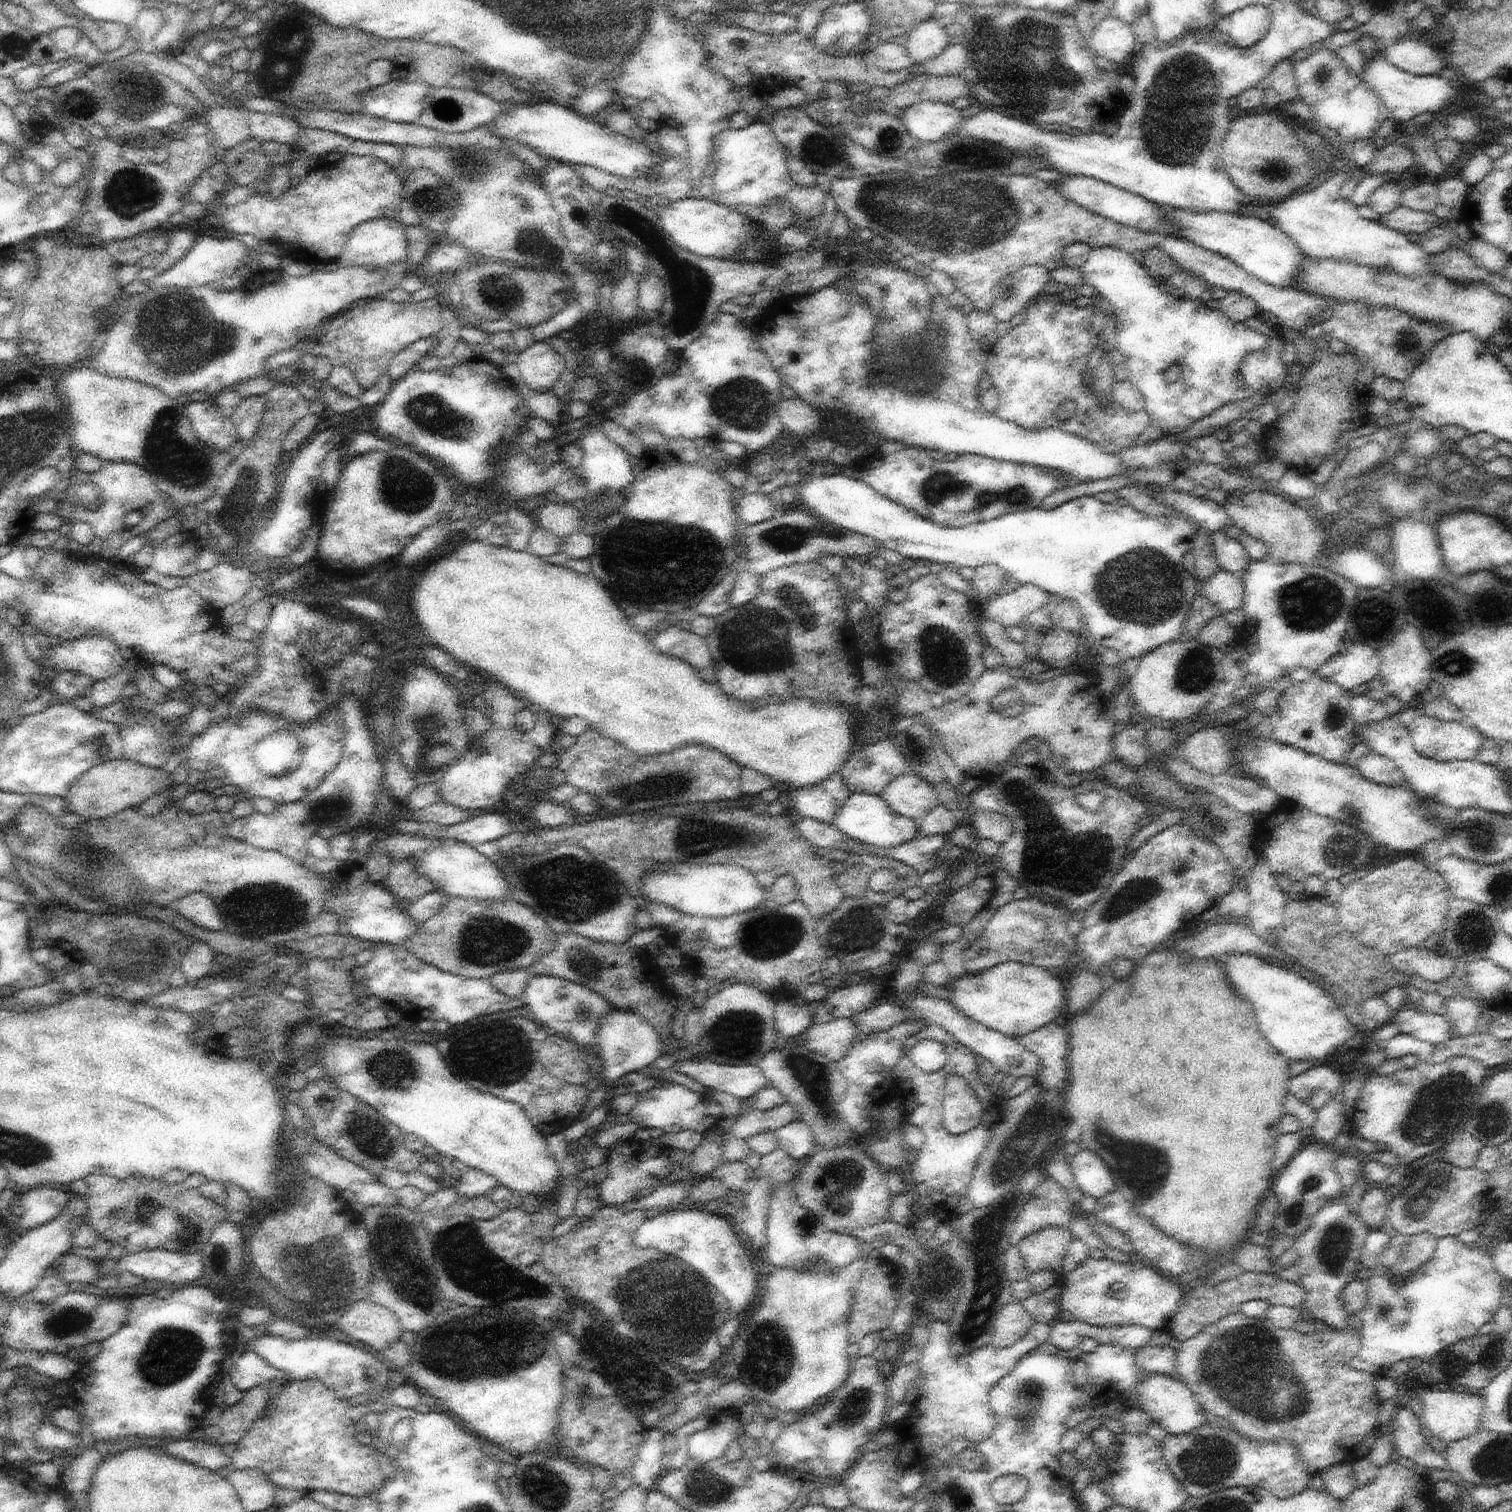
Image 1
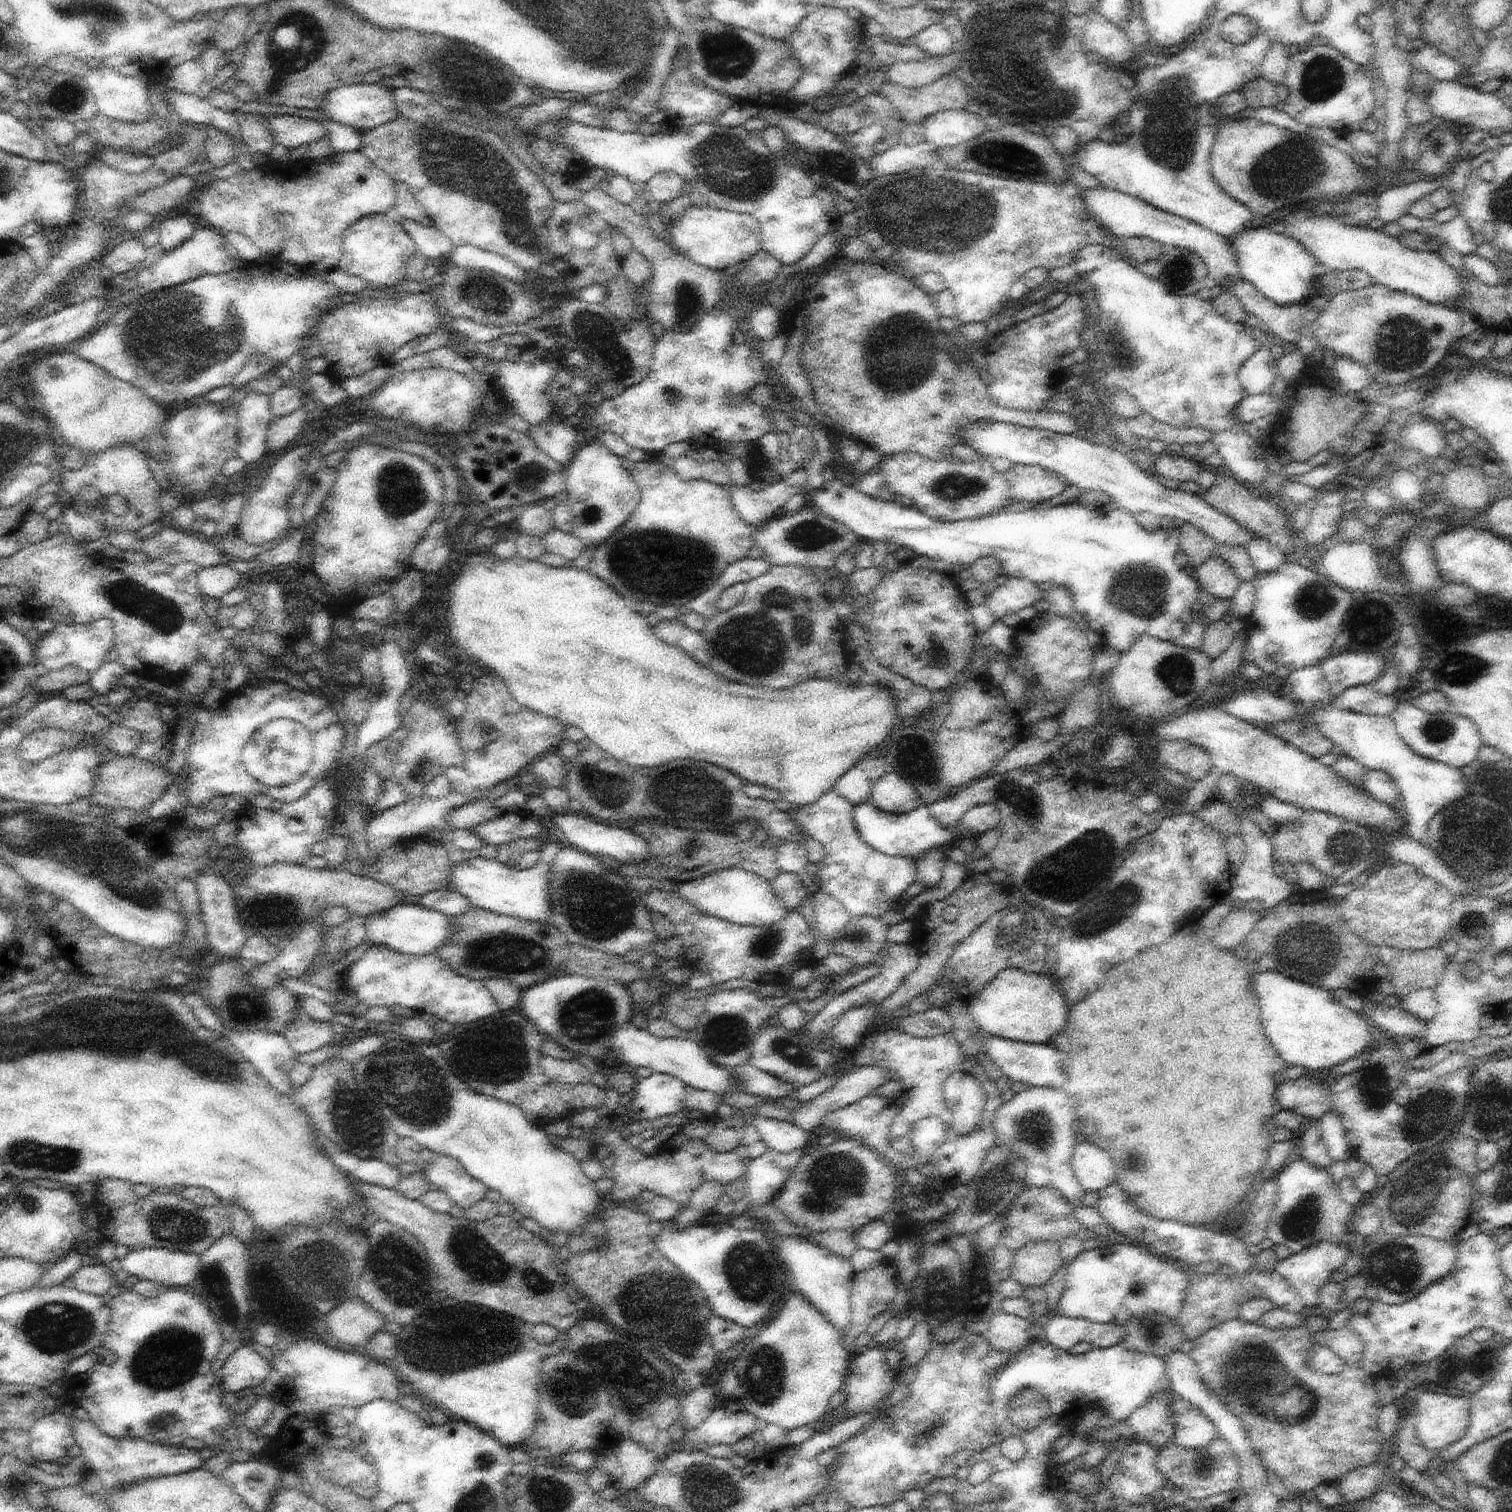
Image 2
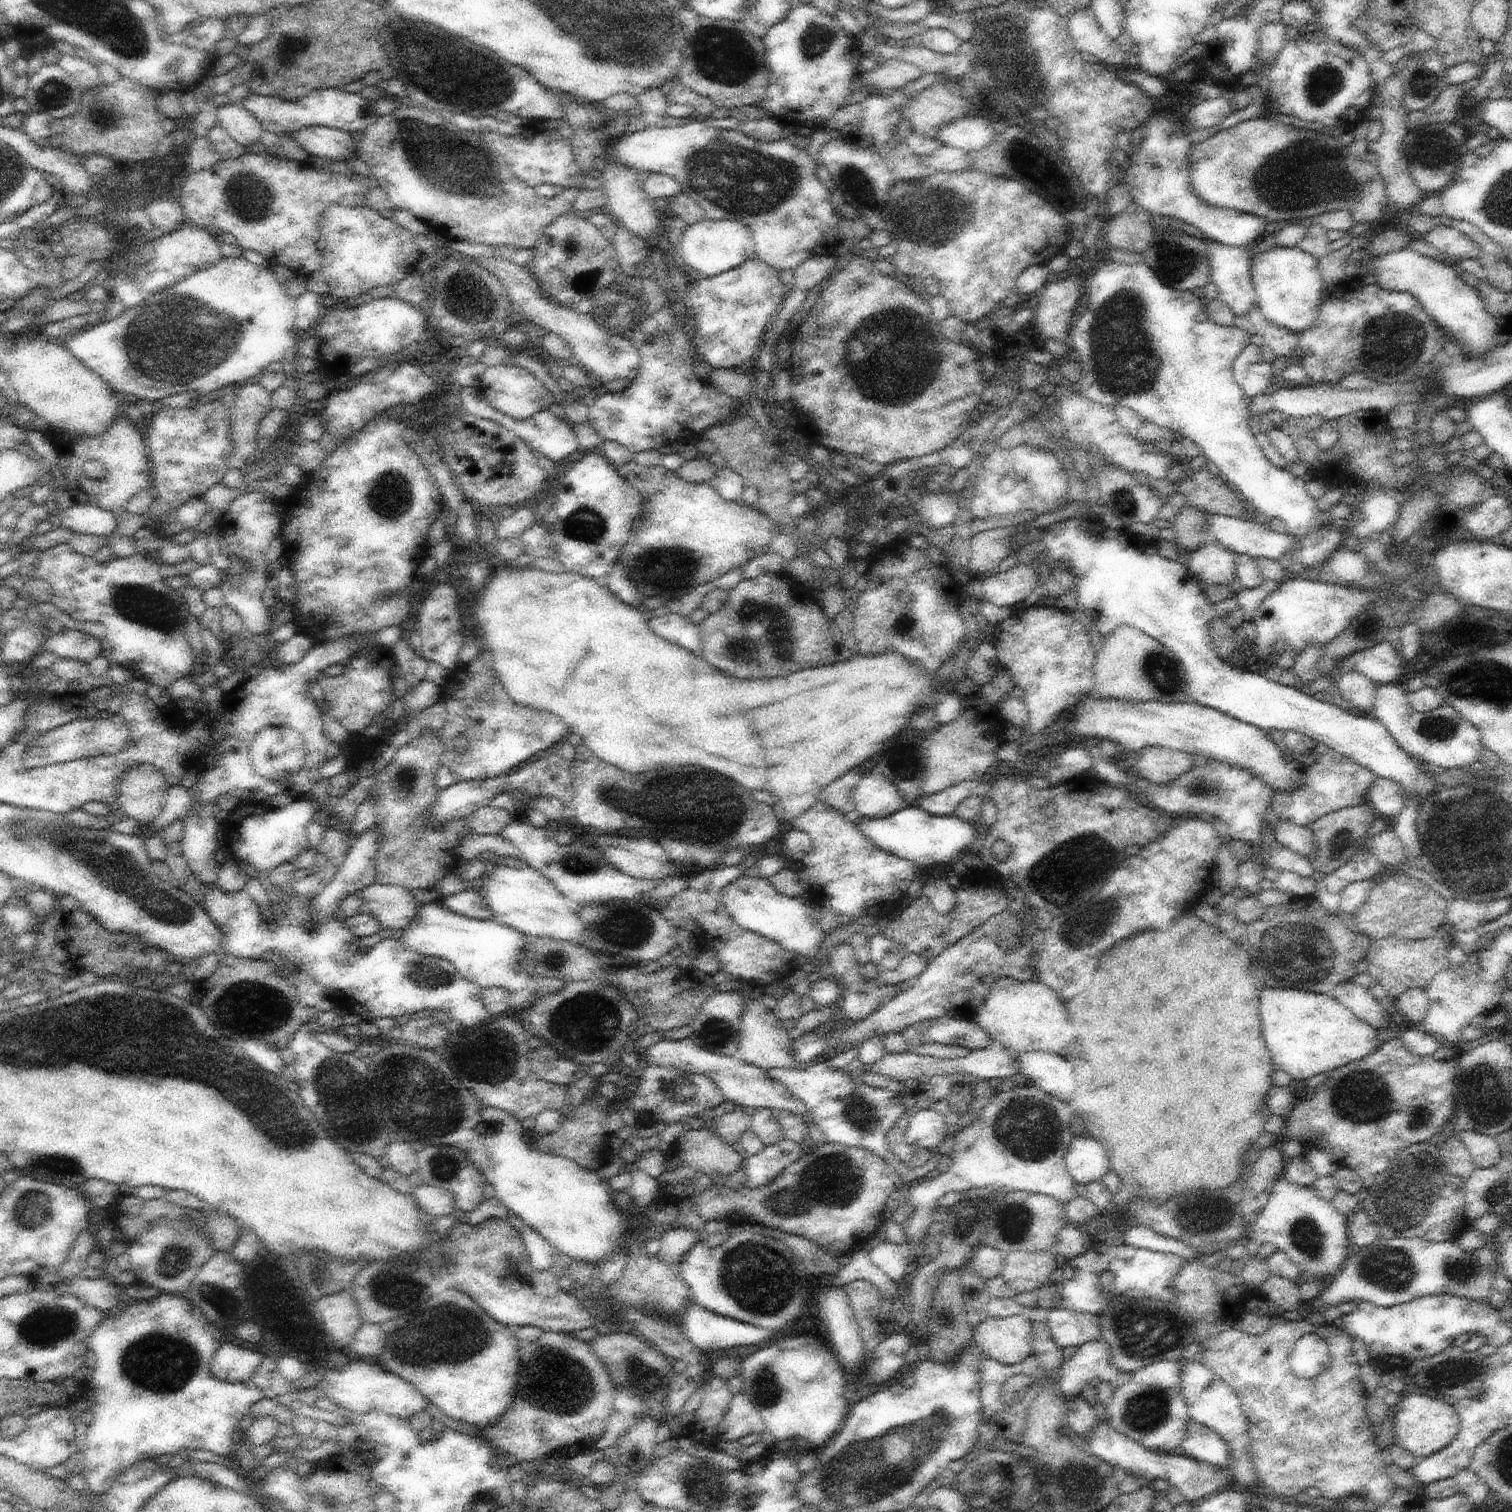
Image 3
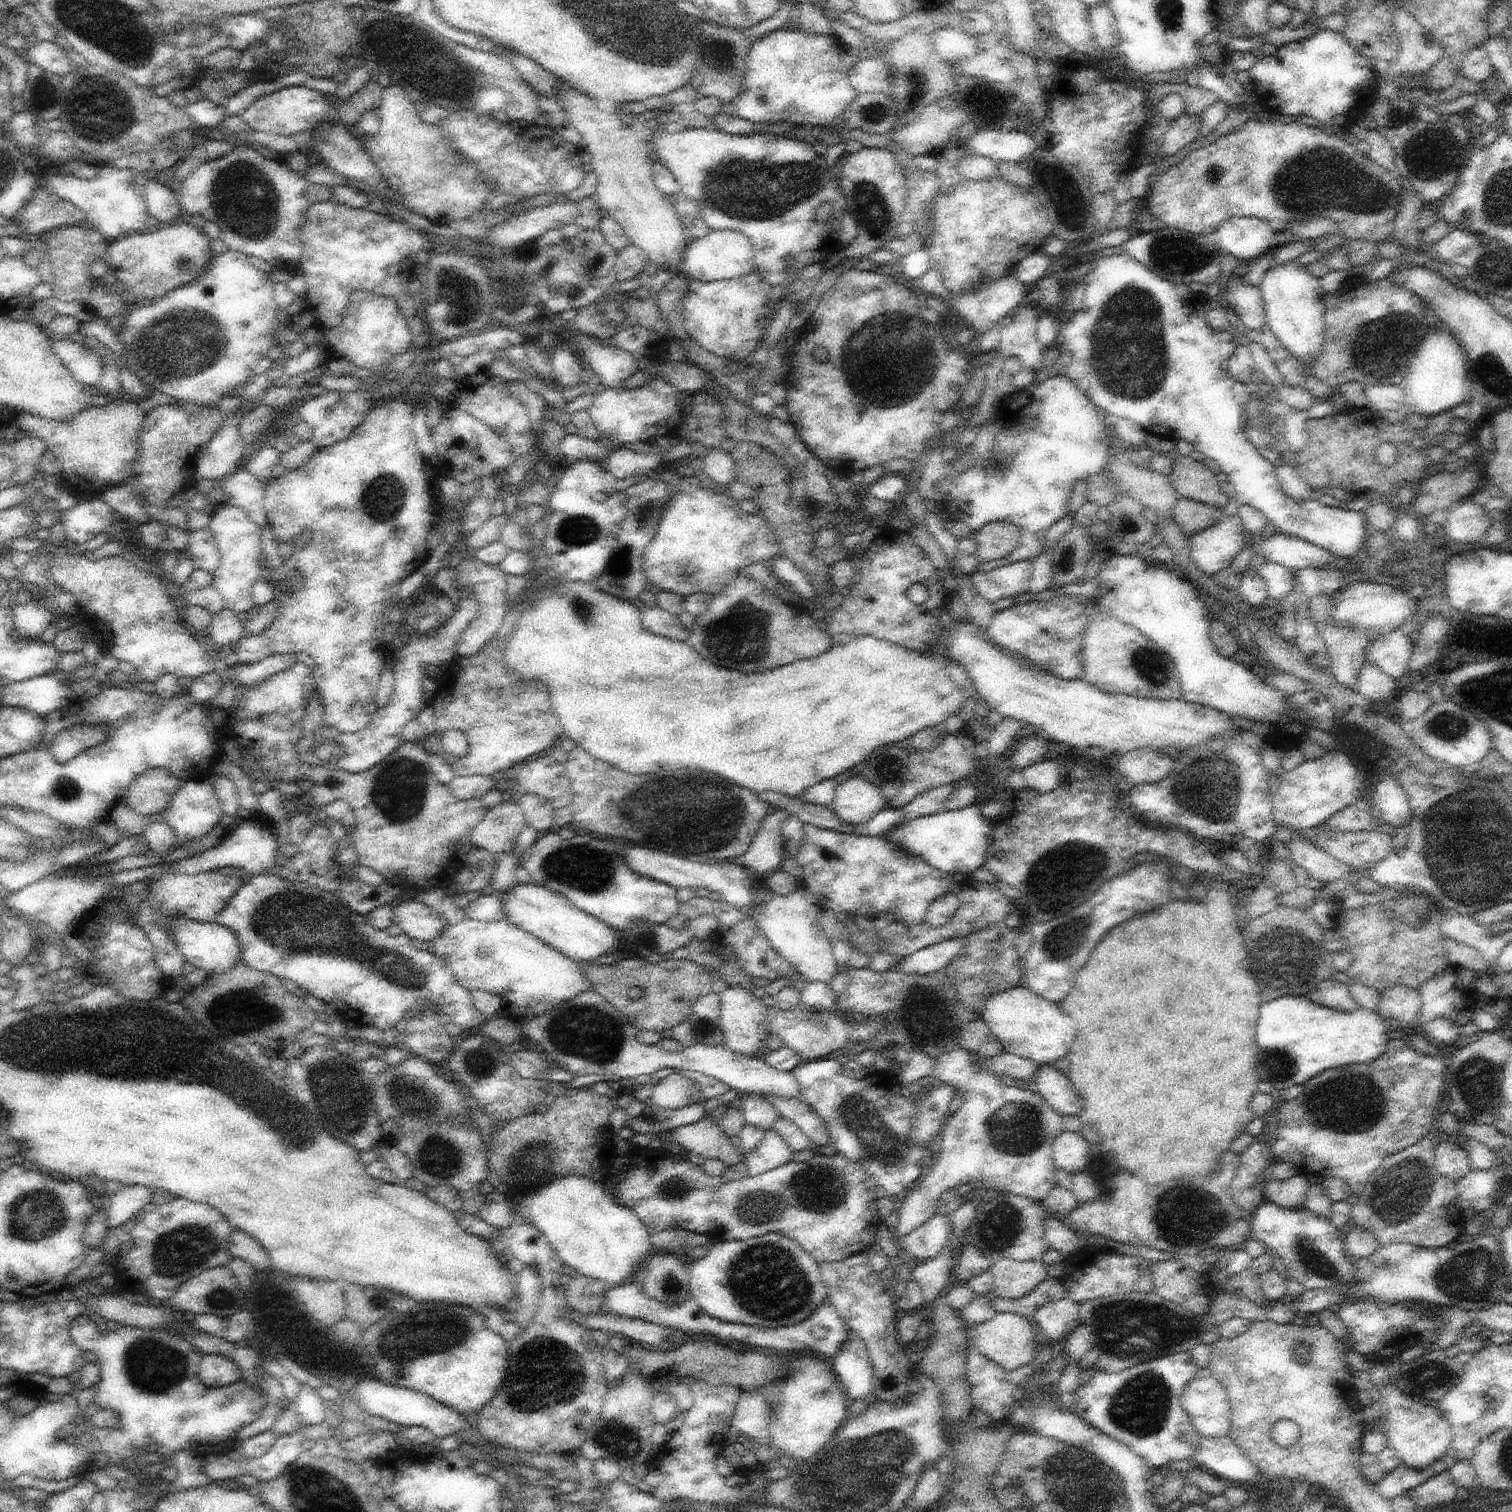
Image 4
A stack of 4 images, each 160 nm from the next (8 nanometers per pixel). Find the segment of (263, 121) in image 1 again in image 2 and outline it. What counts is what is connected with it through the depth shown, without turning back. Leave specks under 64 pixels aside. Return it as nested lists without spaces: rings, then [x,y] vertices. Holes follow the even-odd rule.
[[[274,114],[274,116],[268,116],[266,120],[272,132],[273,141],[290,150],[302,145],[310,146],[324,136],[328,136],[326,126],[316,120],[288,114]]]

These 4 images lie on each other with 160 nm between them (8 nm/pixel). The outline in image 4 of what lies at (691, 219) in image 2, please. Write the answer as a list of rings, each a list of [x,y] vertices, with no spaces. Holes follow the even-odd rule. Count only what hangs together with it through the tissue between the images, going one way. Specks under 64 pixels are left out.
[[[712,230],[708,236],[694,240],[686,246],[683,271],[689,280],[716,282],[738,280],[756,269],[752,242],[744,234],[732,230]]]

